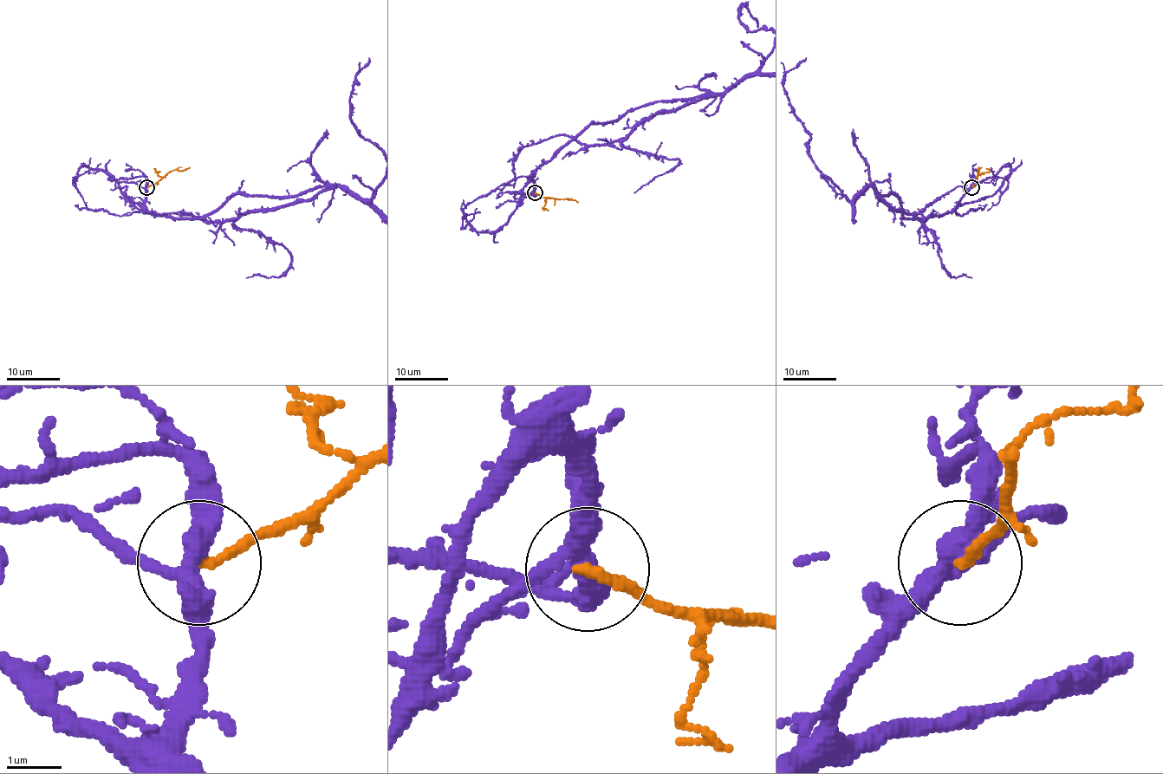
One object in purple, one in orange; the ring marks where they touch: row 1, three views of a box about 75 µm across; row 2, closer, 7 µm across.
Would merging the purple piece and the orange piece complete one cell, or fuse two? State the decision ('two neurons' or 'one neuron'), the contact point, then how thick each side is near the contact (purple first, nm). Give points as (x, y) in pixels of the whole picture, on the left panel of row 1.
two neurons | (146, 187) | 320/180 nm

